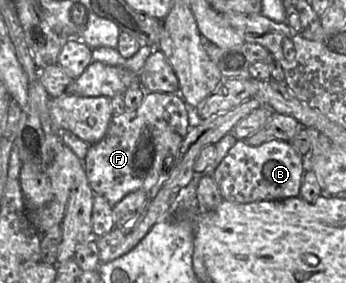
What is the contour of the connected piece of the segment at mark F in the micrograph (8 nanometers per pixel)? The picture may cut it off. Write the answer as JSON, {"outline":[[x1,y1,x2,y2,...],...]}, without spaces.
{"outline":[[146,92,141,105,113,116,107,133,99,142,89,146,83,166,95,195,103,196,113,207,126,195,137,190,150,193,172,167,181,143,194,123,193,111,180,94]]}

